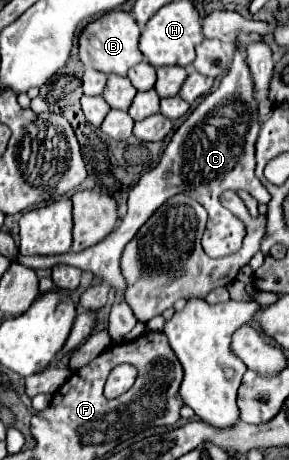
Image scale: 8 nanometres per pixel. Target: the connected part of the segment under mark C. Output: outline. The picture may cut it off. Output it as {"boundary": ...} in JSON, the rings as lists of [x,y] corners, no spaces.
{"boundary":[[[241,50],[235,52],[231,68],[227,76],[219,82],[219,86],[189,114],[189,118],[177,128],[171,142],[167,144],[161,162],[147,174],[143,174],[137,186],[129,192],[127,200],[127,214],[115,226],[115,230],[99,244],[83,250],[83,252],[67,252],[59,256],[21,256],[21,264],[27,268],[53,268],[56,264],[77,266],[83,272],[91,272],[99,280],[107,282],[115,292],[115,304],[109,314],[109,334],[115,344],[123,342],[125,336],[135,328],[137,318],[133,316],[131,308],[123,300],[127,282],[121,274],[119,260],[123,248],[131,238],[139,232],[139,228],[151,218],[151,214],[171,196],[183,192],[193,196],[207,208],[208,220],[203,234],[203,249],[211,258],[223,258],[241,248],[245,238],[243,224],[229,212],[221,210],[219,194],[223,190],[247,190],[257,202],[269,202],[271,194],[255,176],[255,142],[259,134],[259,120],[257,120],[257,100],[253,98],[253,84],[251,72],[245,62],[245,54]]]}

